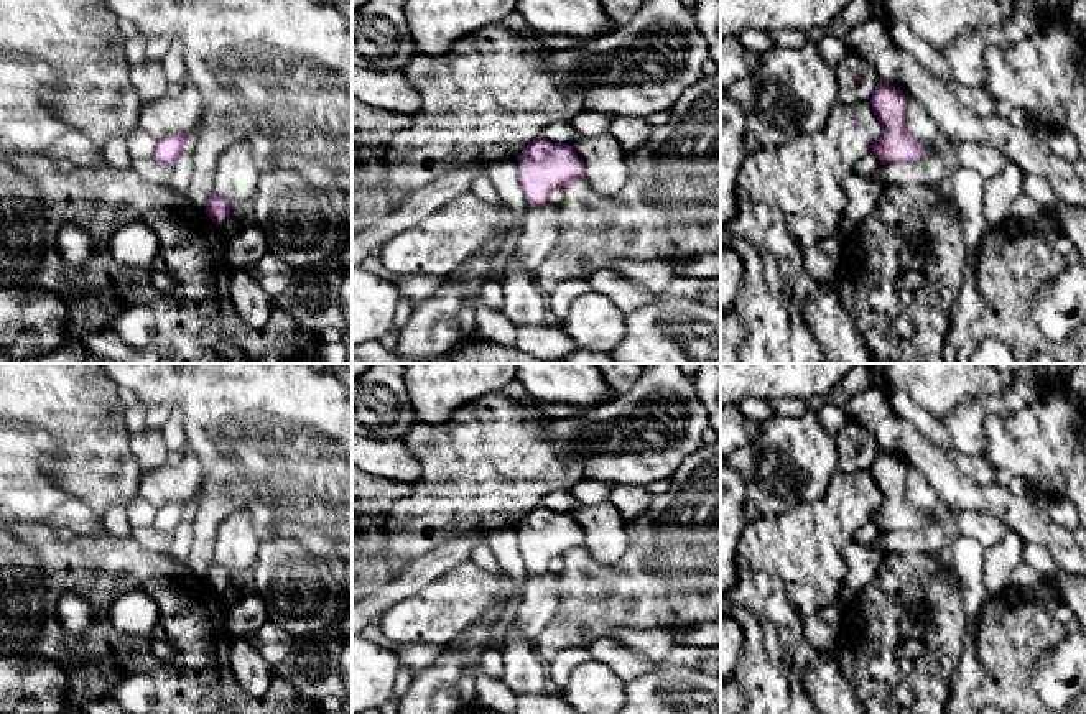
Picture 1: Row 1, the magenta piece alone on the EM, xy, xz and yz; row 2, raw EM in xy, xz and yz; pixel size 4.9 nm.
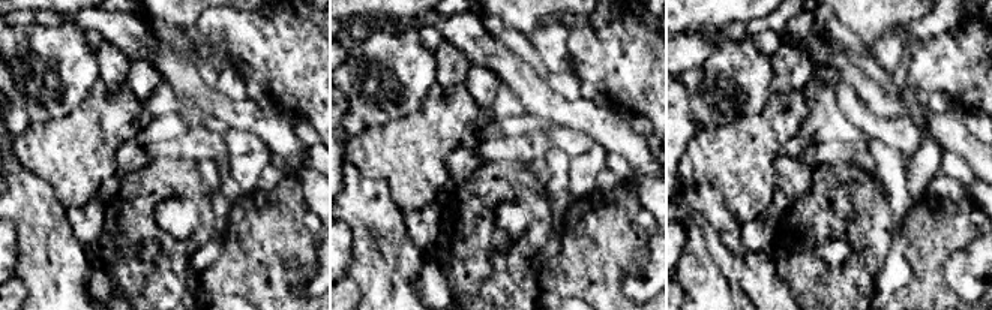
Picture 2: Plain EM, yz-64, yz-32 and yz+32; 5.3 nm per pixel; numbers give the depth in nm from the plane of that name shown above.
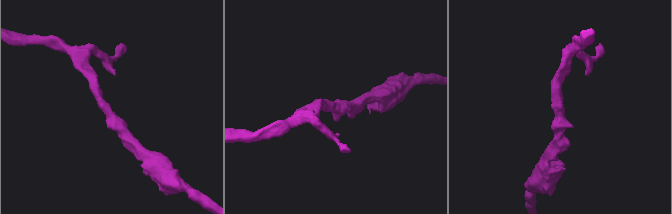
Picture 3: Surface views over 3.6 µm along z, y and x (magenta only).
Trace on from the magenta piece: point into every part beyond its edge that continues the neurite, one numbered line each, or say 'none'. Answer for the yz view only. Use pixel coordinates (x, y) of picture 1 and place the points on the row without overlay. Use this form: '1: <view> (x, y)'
none

